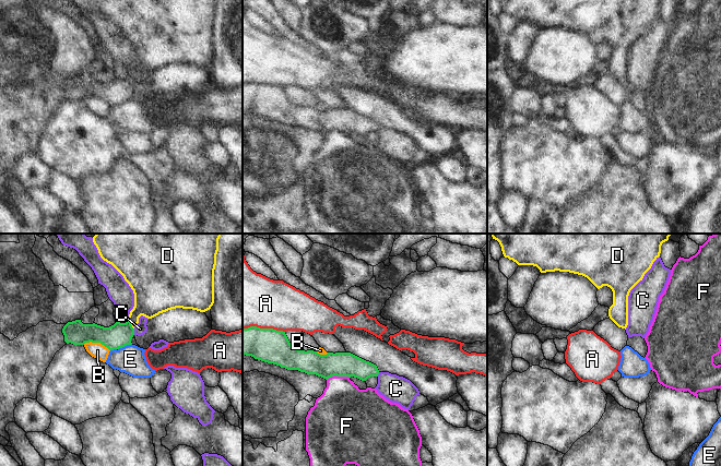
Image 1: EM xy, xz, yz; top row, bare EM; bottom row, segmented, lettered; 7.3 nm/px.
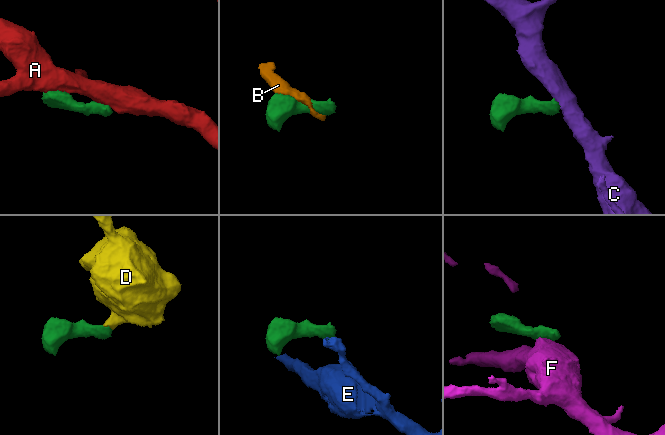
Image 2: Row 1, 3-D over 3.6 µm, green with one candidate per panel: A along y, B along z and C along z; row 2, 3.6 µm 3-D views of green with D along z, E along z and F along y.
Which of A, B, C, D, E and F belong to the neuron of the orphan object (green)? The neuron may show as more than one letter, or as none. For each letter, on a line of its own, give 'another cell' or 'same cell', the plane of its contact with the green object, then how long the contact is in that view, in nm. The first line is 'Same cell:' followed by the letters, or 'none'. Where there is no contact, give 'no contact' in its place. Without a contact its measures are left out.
Same cell: D
A: another cell | xz | 320 nm
B: another cell | xy | 200 nm
C: another cell | xy | 50 nm
D: same cell | xy | 80 nm
E: another cell | xy | 120 nm
F: another cell | xz | 170 nm

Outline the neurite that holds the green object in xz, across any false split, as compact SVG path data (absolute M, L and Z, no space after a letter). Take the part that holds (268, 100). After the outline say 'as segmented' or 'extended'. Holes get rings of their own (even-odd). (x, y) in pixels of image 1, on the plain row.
M243 84L243 110L326 135L336 131L366 136L379 130L376 120L351 108L320 110L314 106L298 106L291 100L285 87L273 84Z | as segmented

